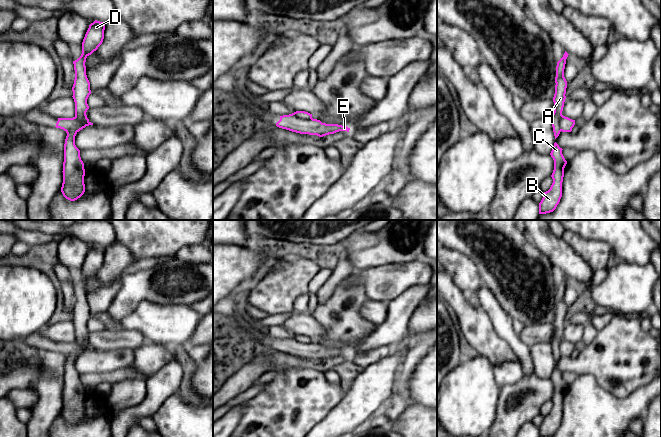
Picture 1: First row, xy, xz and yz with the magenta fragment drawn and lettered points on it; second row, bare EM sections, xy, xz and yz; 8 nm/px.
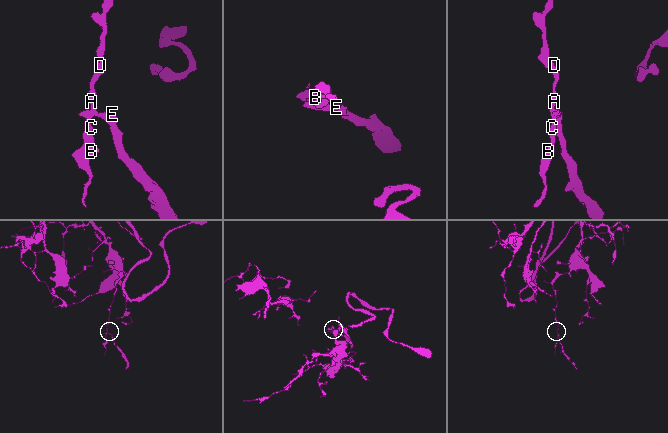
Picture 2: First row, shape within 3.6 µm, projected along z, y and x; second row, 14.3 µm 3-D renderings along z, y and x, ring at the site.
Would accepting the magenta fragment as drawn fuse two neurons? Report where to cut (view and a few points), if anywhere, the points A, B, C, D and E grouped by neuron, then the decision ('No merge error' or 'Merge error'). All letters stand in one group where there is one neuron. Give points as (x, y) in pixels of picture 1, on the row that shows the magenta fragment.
Split along xy (75, 116), (81, 123), (81, 126), (67, 133). Groups: A B C D / E. Merge error

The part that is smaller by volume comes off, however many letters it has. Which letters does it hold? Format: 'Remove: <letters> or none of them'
Remove: E

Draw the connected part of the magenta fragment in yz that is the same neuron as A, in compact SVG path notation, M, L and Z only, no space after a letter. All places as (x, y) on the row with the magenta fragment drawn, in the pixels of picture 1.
M565 51L563 57L557 62L556 66L556 77L555 77L556 85L555 85L555 94L553 97L554 112L550 118L552 121L552 127L555 139L559 136L561 132L560 119L563 117L562 111L566 99L565 94L567 88L567 81L564 77L564 69L568 55L569 54Z

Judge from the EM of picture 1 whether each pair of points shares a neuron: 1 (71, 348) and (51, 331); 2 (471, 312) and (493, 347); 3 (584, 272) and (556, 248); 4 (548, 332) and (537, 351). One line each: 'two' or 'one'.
1: two
2: one
3: one
4: two

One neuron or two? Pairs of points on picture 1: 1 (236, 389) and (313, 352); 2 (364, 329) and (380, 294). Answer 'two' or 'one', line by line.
1: two
2: two

